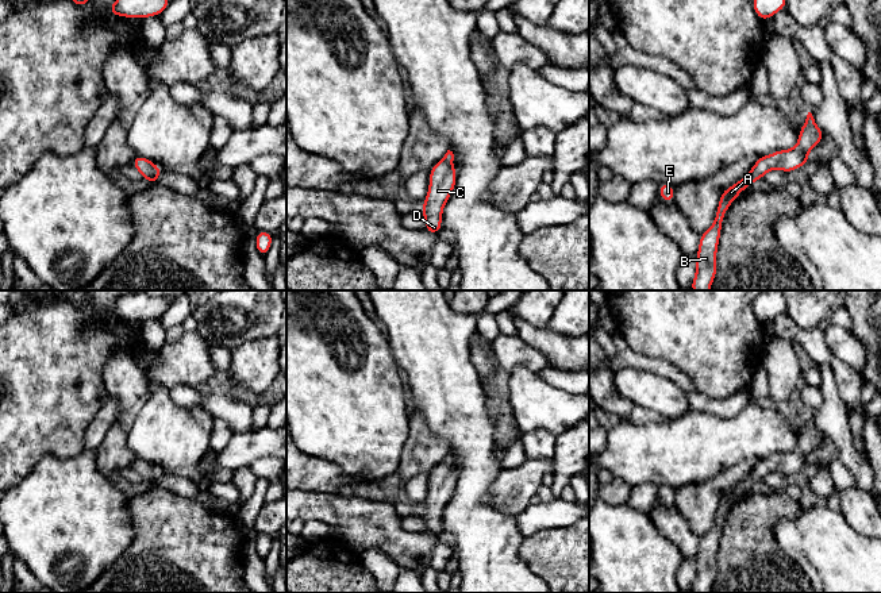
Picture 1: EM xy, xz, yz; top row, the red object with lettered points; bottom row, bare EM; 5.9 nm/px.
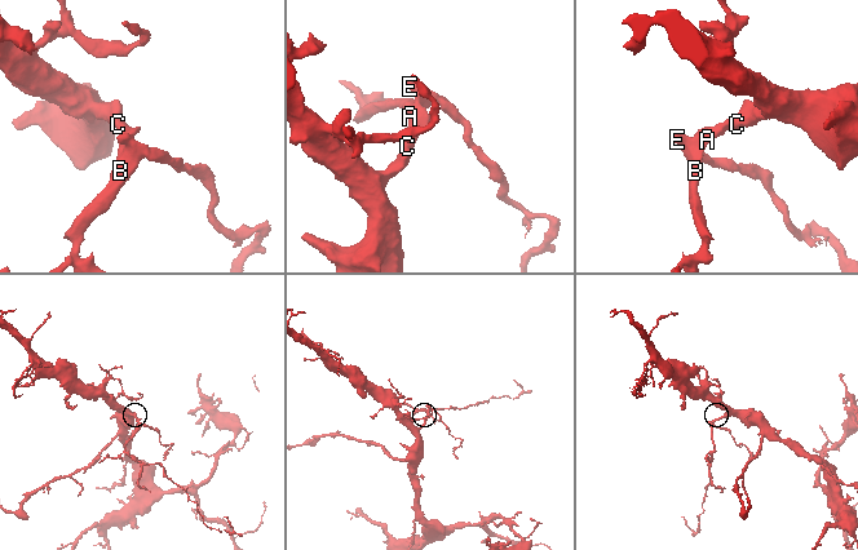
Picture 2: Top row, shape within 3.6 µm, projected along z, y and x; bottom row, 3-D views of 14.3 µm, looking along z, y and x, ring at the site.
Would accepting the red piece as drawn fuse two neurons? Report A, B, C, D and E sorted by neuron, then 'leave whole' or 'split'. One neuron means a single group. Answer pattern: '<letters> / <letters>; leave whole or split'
A B C D E; leave whole

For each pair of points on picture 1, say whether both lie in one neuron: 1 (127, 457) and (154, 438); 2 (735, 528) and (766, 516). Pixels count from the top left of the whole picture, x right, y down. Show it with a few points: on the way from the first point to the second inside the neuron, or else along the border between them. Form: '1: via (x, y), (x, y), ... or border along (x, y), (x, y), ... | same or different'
1: border along (126, 434), (126, 442), (137, 455) | different
2: via (743, 528), (758, 516) | same

